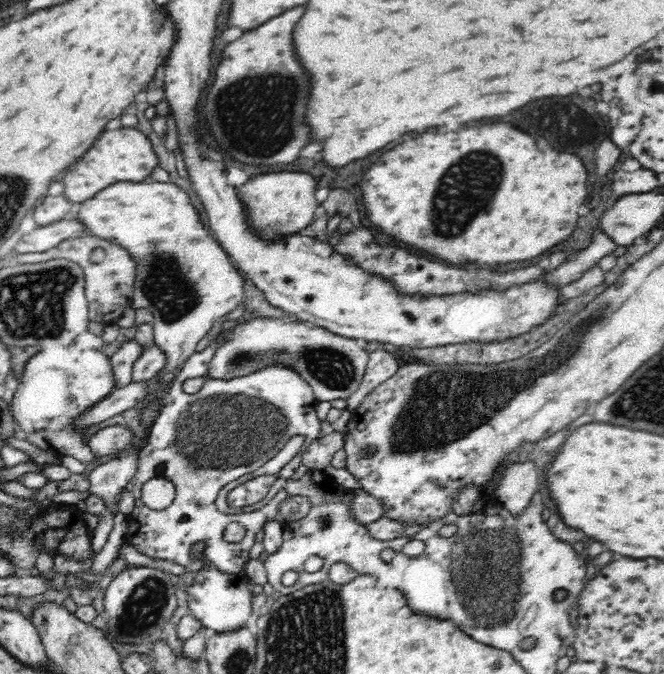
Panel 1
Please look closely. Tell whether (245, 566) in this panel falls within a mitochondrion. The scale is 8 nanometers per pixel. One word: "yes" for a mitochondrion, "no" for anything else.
no

